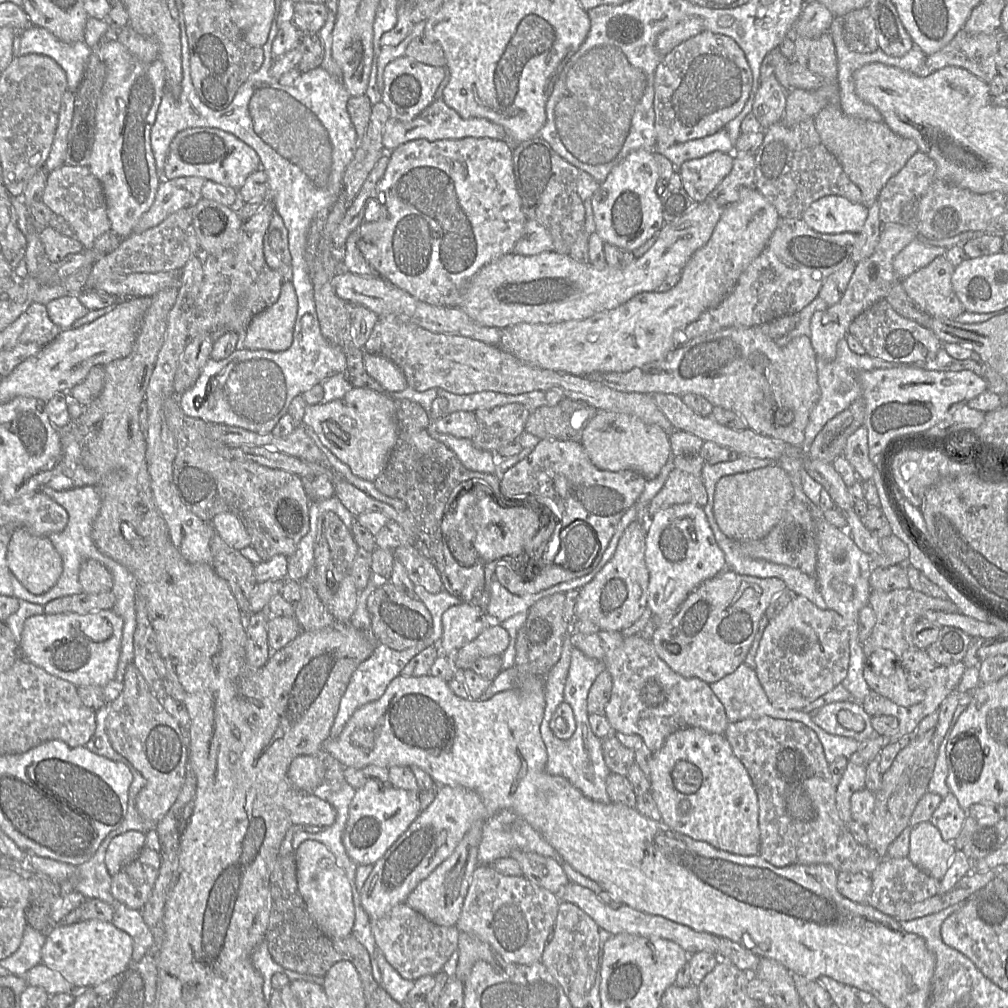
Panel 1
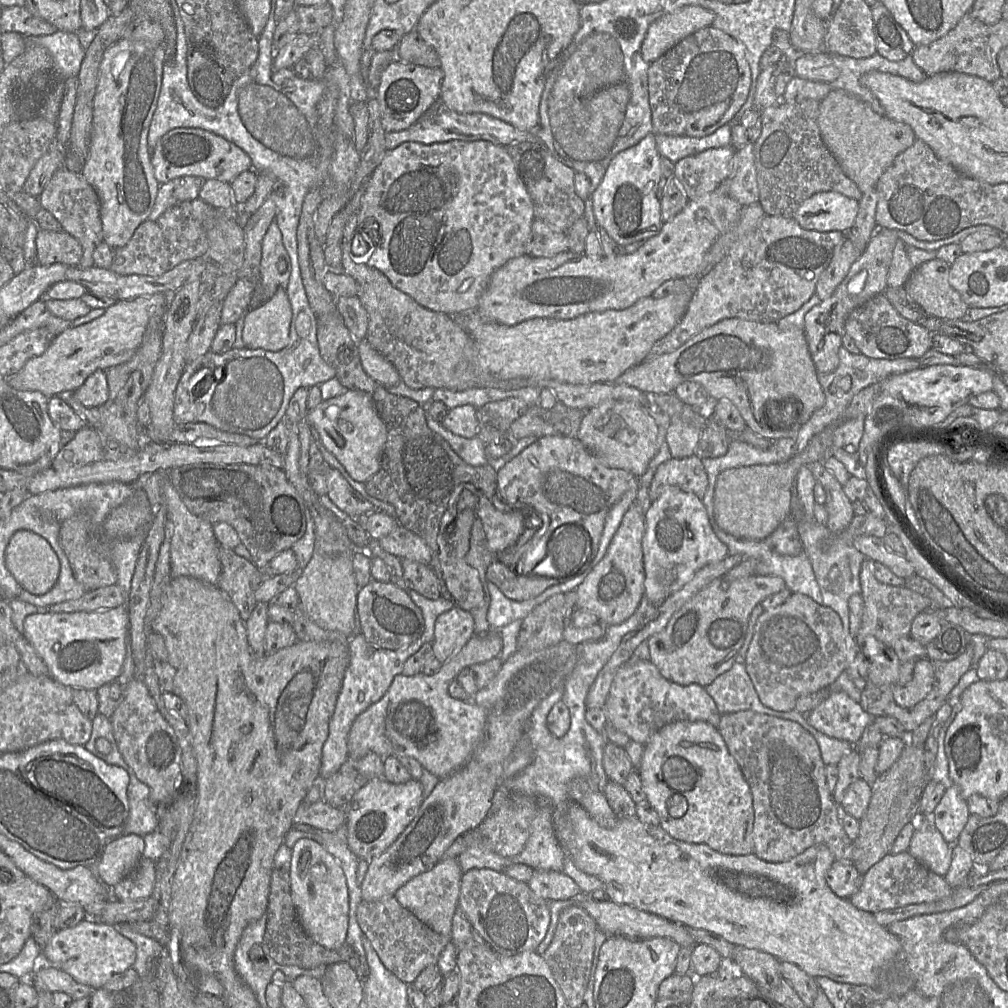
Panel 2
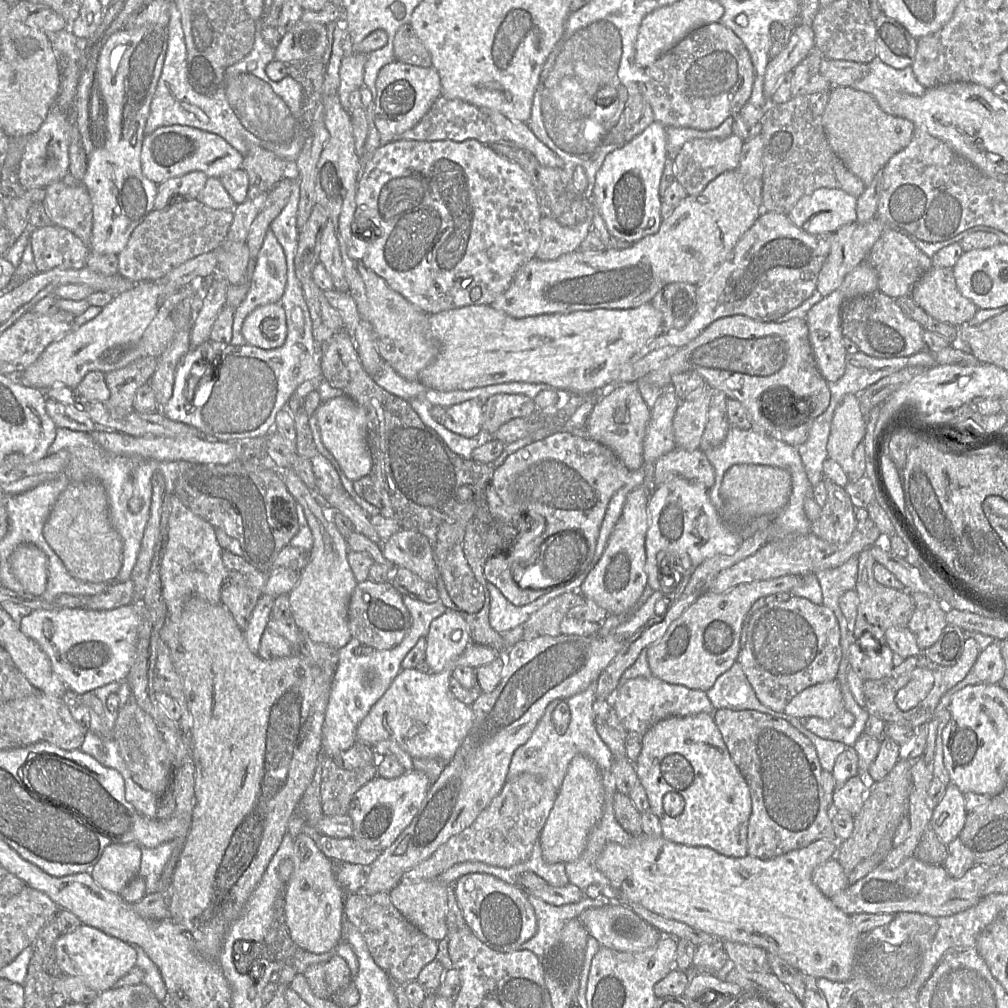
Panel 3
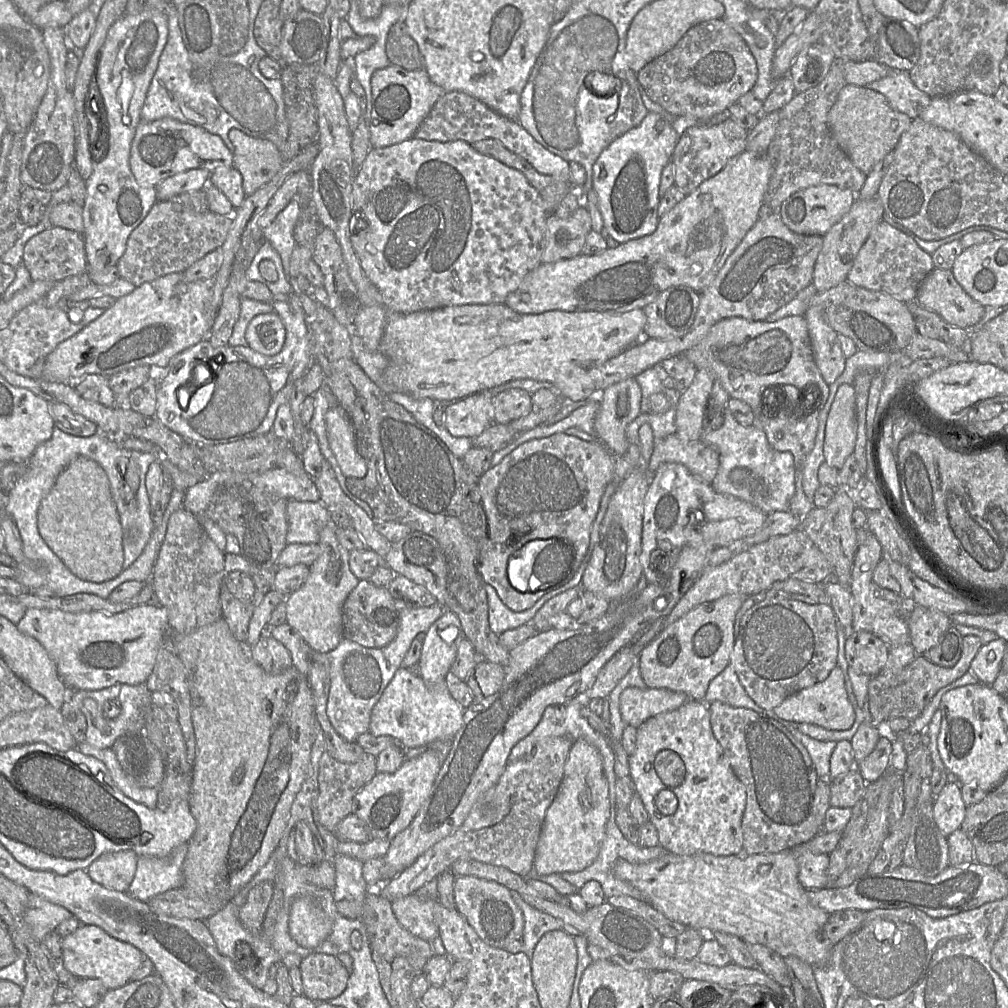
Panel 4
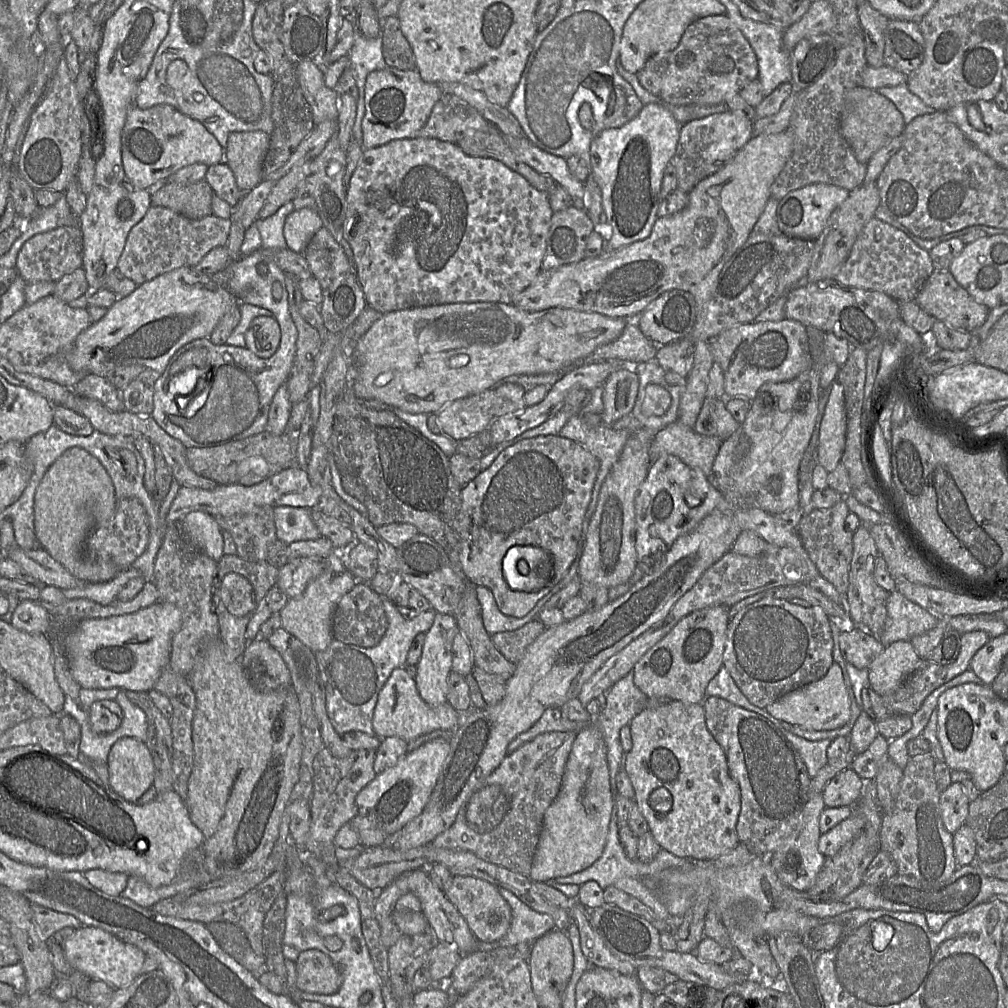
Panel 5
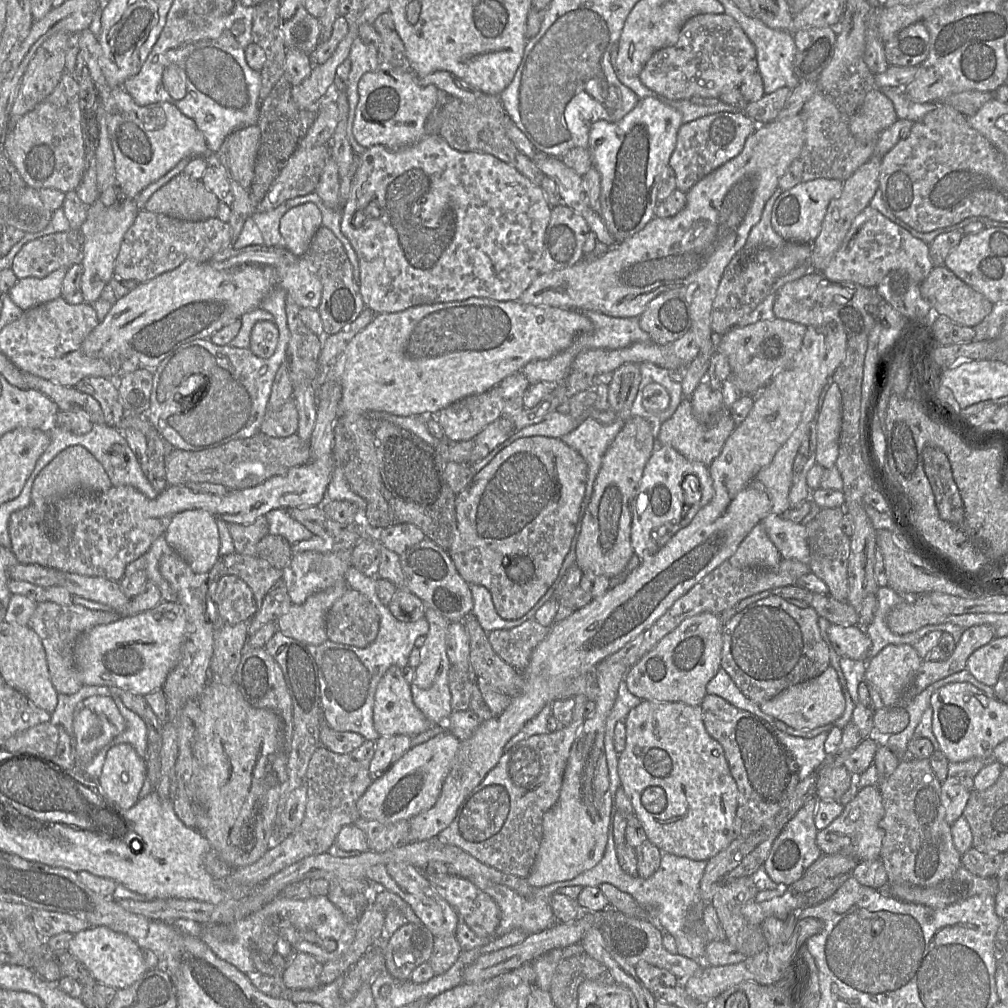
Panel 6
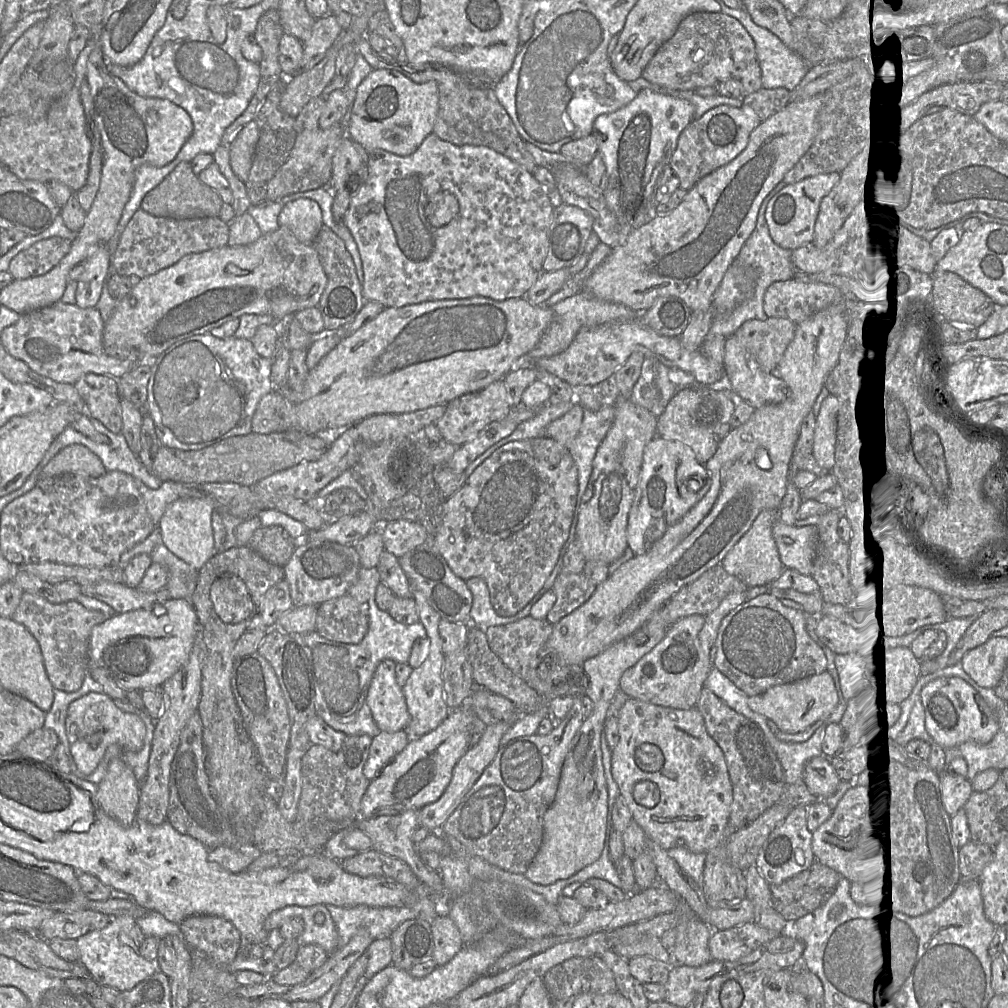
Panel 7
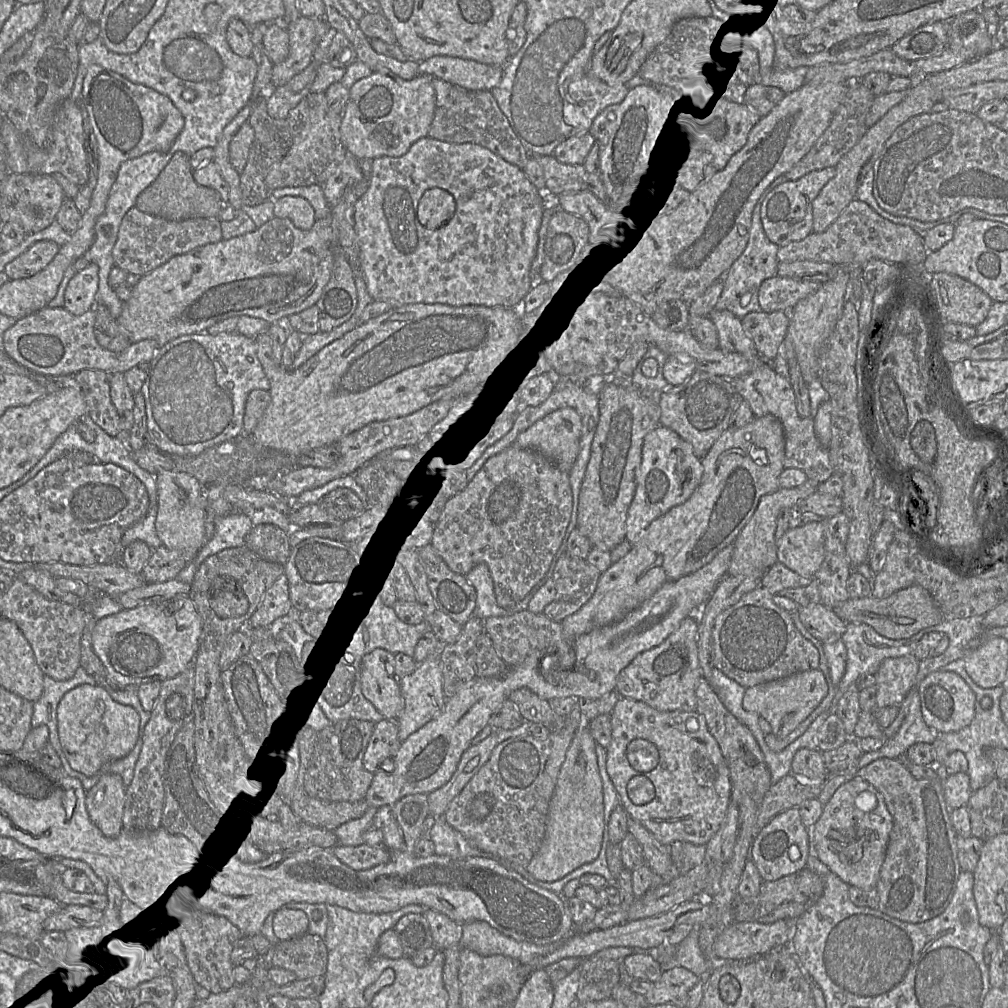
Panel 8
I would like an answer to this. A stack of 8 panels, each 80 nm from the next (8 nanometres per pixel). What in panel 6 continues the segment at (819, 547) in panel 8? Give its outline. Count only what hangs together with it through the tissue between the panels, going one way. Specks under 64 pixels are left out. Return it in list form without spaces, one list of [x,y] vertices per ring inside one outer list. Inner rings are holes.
[[[768,515],[761,523],[781,558],[795,559],[809,564],[809,546],[805,525],[793,523],[779,515]]]

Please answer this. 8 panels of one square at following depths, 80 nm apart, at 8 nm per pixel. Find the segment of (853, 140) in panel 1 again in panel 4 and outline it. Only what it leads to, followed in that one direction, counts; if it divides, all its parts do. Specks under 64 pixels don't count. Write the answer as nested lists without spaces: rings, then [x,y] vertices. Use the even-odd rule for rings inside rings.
[[[850,84],[841,89],[828,114],[828,124],[835,141],[866,175],[895,149],[911,121],[908,115],[893,109],[881,93],[866,86]]]

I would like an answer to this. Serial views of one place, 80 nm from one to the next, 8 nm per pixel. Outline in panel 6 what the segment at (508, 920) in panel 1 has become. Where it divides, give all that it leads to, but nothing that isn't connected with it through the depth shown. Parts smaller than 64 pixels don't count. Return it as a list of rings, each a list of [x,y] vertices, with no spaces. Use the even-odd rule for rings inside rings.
[[[448,874],[444,878],[427,878],[431,886],[477,936],[494,935],[501,912],[491,896],[469,879],[459,876]]]

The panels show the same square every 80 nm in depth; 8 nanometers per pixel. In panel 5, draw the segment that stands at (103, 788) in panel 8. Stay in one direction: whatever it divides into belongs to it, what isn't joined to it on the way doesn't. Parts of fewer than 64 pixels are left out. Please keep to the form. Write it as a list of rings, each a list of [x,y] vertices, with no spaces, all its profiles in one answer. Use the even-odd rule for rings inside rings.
[[[133,737],[118,739],[106,764],[109,786],[128,802],[135,803],[153,785],[155,769],[146,742]]]

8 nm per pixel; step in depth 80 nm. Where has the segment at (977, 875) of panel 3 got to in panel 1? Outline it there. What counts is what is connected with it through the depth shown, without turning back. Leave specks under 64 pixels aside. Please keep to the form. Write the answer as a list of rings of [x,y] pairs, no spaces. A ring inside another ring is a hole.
[[[908,857],[881,859],[870,878],[873,890],[866,903],[894,918],[901,912],[906,912],[912,905],[937,895],[941,883],[941,880],[931,877],[916,867]]]

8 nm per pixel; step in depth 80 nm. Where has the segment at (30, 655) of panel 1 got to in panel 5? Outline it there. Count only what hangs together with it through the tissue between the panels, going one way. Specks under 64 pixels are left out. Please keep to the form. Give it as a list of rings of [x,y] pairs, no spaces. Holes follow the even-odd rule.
[[[24,599],[14,610],[10,624],[21,631],[46,635],[50,621],[49,612],[39,602]],[[159,601],[134,613],[107,618],[84,619],[72,626],[65,638],[65,653],[75,681],[87,689],[119,688],[149,692],[163,670],[169,666],[174,635],[182,624],[181,610],[173,603]]]

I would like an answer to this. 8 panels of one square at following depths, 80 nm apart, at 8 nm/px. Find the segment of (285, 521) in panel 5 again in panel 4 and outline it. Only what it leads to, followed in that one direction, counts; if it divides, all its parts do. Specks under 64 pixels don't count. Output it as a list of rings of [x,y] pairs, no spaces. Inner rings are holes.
[[[288,500],[286,507],[288,523],[286,543],[318,543],[322,529],[331,524],[329,510],[320,501]]]

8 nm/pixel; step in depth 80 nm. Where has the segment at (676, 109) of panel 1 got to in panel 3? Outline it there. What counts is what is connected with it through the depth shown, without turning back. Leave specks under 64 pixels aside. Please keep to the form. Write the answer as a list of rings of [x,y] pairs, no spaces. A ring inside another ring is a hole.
[[[720,22],[695,29],[644,69],[644,84],[654,119],[665,128],[717,128],[727,118],[740,113],[750,98],[754,80],[754,67],[746,46],[731,29]]]

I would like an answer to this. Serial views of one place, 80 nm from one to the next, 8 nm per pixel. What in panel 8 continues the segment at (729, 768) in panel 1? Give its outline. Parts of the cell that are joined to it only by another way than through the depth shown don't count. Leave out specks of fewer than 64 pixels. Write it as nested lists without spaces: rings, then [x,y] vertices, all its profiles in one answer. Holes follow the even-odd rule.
[[[621,697],[613,708],[611,714],[611,742],[606,748],[606,769],[618,793],[620,804],[624,807],[630,818],[638,821],[664,845],[675,841],[689,842],[694,845],[706,845],[719,830],[728,806],[731,802],[730,772],[718,745],[710,733],[703,715],[696,711],[659,711],[641,701]]]

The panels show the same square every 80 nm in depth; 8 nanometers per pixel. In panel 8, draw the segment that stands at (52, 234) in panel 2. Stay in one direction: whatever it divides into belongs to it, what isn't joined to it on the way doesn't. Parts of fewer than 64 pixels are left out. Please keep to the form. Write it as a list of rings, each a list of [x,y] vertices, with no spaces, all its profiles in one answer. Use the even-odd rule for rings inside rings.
[[[40,240],[7,263],[4,272],[10,280],[29,278],[45,269],[61,246],[52,240]]]

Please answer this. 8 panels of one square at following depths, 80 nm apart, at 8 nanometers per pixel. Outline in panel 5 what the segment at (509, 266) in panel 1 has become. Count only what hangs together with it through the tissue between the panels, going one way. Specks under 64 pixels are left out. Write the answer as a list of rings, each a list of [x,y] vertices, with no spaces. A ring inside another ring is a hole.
[[[789,130],[752,137],[730,162],[700,181],[688,193],[688,205],[683,210],[658,217],[647,238],[603,252],[596,257],[584,257],[576,263],[540,271],[532,283],[514,298],[512,304],[529,312],[559,307],[631,320],[636,319],[650,302],[664,292],[679,289],[694,296],[698,313],[714,292],[725,264],[753,231],[754,225],[771,198],[771,186],[792,152],[793,138]]]

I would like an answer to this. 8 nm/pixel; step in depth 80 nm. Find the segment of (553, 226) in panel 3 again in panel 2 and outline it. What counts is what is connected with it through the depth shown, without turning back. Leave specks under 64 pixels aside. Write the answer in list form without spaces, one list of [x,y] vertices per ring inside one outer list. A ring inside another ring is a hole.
[[[534,219],[531,240],[526,255],[534,257],[553,257],[568,251],[568,237],[565,232],[558,231],[542,220]]]

